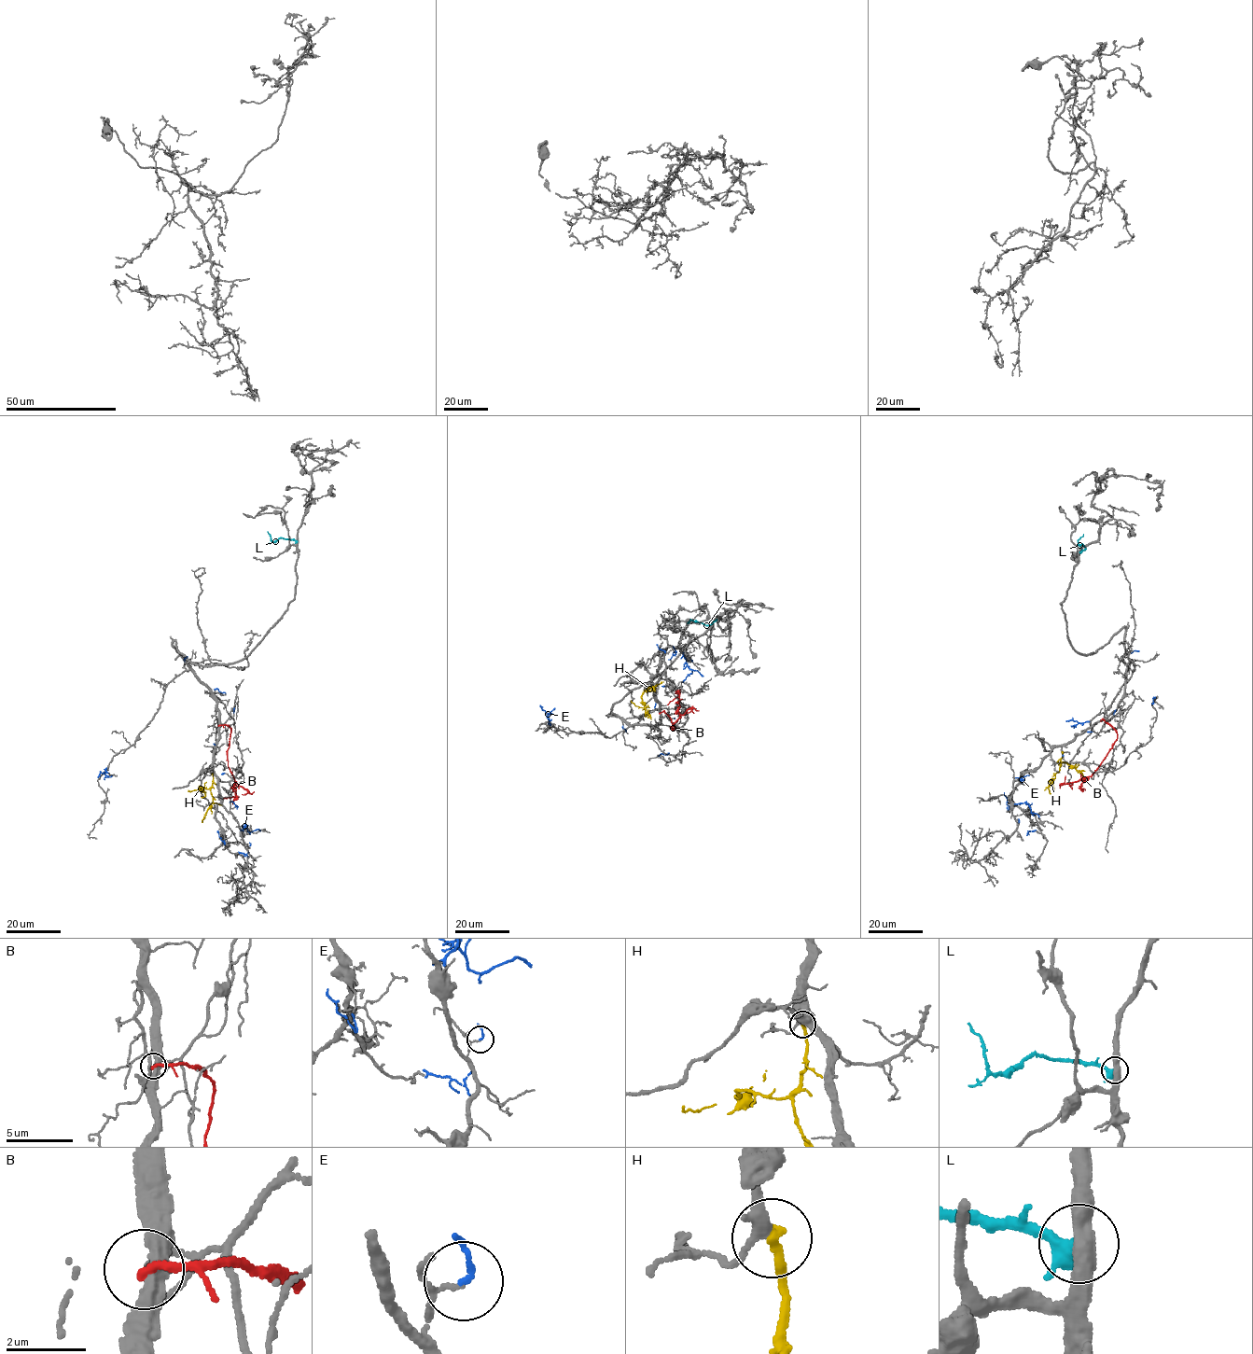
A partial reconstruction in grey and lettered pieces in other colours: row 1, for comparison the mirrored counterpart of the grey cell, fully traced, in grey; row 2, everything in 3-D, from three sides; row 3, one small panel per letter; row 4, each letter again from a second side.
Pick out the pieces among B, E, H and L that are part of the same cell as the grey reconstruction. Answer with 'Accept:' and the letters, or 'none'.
Accept: H

